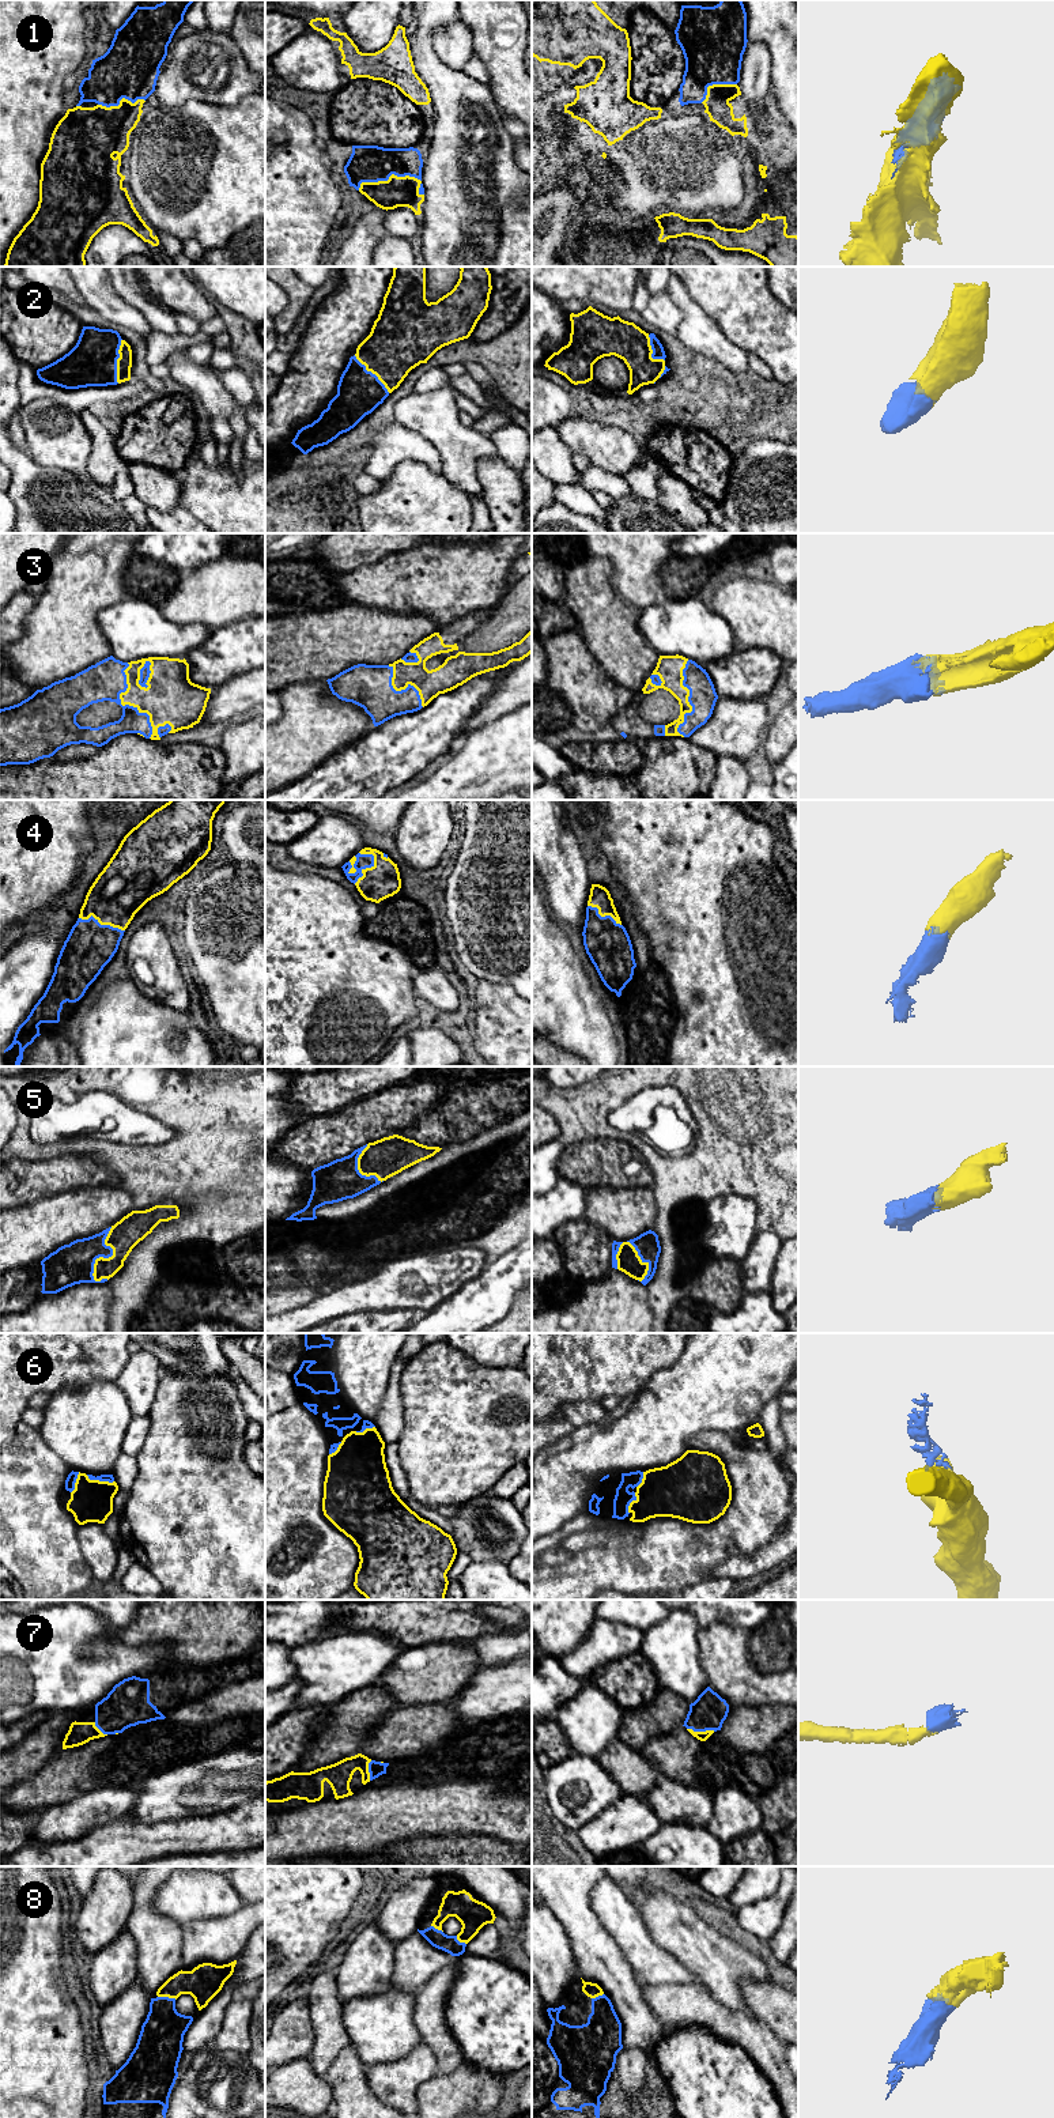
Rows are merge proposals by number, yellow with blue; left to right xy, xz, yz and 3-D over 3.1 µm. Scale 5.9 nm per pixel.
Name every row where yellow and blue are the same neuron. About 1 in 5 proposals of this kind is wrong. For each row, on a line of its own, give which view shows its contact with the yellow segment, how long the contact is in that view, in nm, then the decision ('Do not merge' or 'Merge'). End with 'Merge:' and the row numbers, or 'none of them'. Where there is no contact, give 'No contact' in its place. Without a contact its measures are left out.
1: Touches yellow in xz. Shared border 400 nm. Merge
2: Touches yellow in xy. Shared border 260 nm. Merge
3: Touches yellow in xy. Shared border 460 nm. Merge
4: Touches yellow in xz. Shared border 220 nm. Merge
5: Touches yellow in xy. Shared border 340 nm. Merge
6: Touches yellow in xy. Shared border 170 nm. Merge
7: Touches yellow in yz. Shared border 170 nm. Merge
8: Touches yellow in xy. Shared border 110 nm. Merge
Merge: 1, 2, 3, 4, 5, 6, 7, 8

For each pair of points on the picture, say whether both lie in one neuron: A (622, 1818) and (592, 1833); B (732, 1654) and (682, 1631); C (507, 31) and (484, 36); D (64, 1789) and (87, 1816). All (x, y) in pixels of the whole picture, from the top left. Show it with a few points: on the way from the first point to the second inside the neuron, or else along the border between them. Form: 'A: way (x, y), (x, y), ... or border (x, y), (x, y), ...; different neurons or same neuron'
A: way (615, 1822), (599, 1833); same neuron
B: border (699, 1628), (698, 1661), (703, 1669); different neurons
C: way (502, 31), (497, 36), (490, 36); same neuron
D: border (99, 1785), (67, 1801), (42, 1809); different neurons

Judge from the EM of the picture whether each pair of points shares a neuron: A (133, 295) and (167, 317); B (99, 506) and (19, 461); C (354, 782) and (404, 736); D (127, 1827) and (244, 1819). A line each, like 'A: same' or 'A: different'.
A: same
B: same
C: same
D: same

